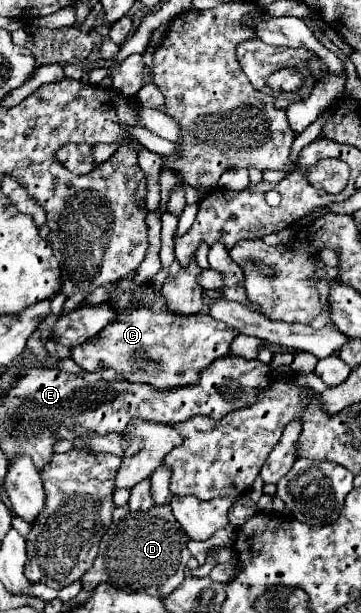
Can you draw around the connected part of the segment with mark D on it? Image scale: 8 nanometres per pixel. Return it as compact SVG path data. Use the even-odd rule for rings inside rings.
M155 505L149 511L127 513L107 529L99 545L99 555L93 567L81 577L81 585L85 591L91 591L99 583L109 583L125 591L167 597L185 579L187 561L191 557L187 543L189 537L173 517L169 505Z

